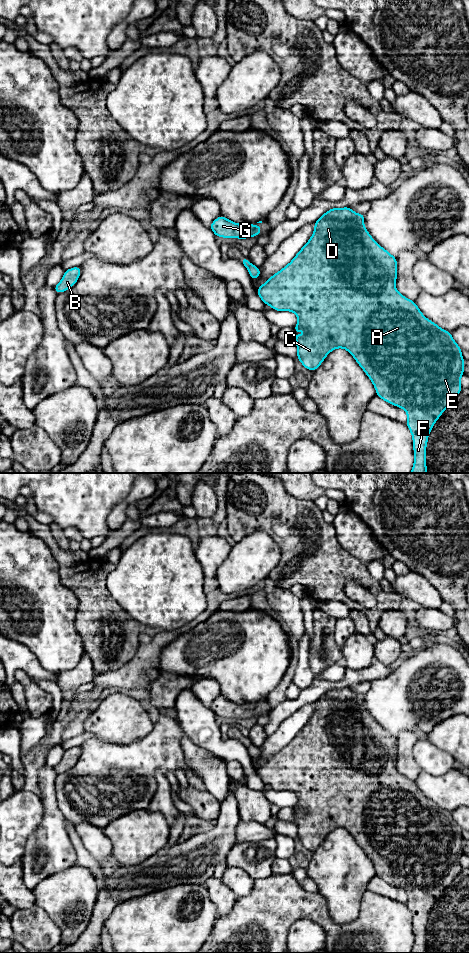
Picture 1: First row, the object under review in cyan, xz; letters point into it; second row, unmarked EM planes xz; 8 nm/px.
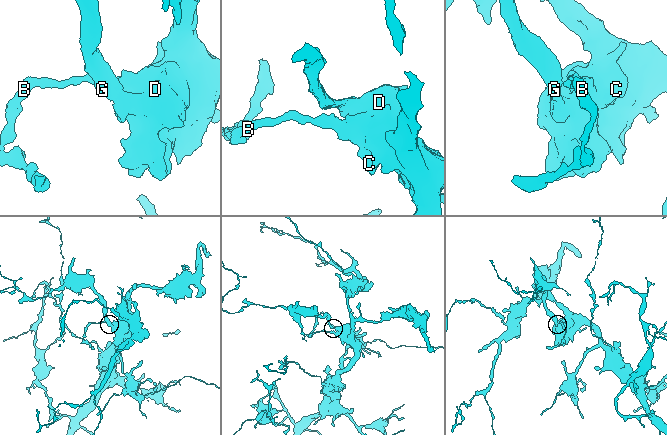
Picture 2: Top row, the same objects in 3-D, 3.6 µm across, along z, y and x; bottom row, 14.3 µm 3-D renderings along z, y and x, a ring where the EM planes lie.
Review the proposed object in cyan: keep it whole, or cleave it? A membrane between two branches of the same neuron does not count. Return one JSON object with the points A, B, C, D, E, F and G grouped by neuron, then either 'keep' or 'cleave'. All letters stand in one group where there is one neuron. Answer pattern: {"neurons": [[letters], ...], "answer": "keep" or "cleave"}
{"neurons": [["A", "B", "C", "D", "E", "F", "G"]], "answer": "keep"}

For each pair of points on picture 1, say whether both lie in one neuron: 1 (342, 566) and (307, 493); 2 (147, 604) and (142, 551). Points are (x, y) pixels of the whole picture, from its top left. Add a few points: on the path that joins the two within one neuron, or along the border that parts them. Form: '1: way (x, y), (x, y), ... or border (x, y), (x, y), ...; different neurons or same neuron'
1: border (287, 493), (297, 498), (311, 499), (313, 501); different neurons
2: way (147, 591), (147, 564); same neuron

